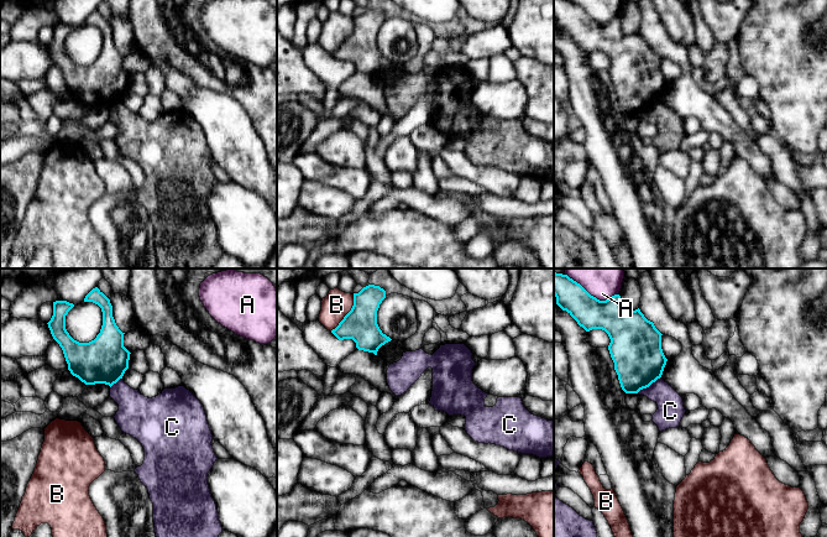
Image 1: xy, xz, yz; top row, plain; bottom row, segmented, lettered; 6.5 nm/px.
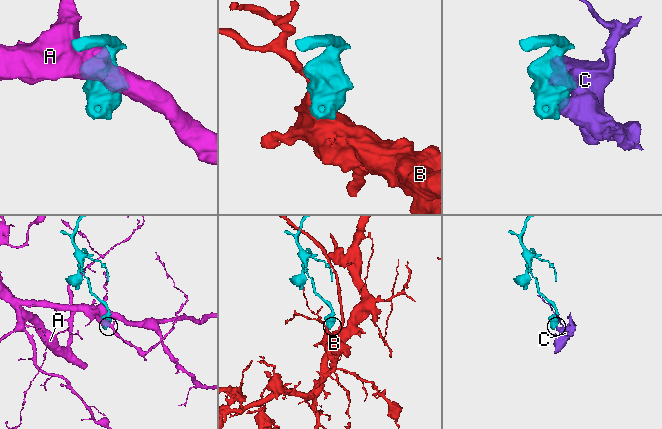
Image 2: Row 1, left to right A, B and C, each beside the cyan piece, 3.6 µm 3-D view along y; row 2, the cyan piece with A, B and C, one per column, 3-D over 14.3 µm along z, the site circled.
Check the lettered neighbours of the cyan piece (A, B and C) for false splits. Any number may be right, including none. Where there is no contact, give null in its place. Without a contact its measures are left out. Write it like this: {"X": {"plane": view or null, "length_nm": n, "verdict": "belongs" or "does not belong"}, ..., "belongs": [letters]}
{"A": {"plane": "yz", "length_nm": 340, "verdict": "does not belong"}, "B": {"plane": "xz", "length_nm": 280, "verdict": "does not belong"}, "C": {"plane": "yz", "length_nm": 180, "verdict": "does not belong"}, "belongs": []}

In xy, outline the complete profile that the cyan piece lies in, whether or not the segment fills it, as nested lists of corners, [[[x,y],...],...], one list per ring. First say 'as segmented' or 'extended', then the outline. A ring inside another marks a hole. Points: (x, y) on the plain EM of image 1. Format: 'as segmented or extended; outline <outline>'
as segmented; outline [[[98,11],[84,21],[101,31],[103,48],[89,66],[74,63],[66,52],[66,38],[74,30],[67,24],[53,25],[53,38],[47,46],[53,62],[63,73],[68,93],[85,108],[105,106],[110,110],[129,92],[130,74],[124,69],[124,57],[112,40],[110,22]]]

